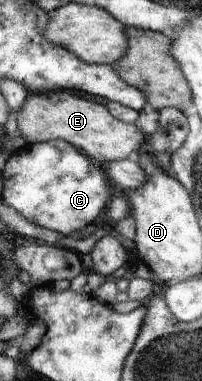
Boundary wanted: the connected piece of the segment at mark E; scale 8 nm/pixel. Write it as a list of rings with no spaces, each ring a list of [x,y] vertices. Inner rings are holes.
[[[69,91],[30,94],[16,114],[16,123],[18,132],[26,140],[27,145],[57,139],[64,140],[75,145],[75,148],[81,152],[87,151],[87,156],[101,165],[133,158],[148,138],[135,125],[124,123],[116,118],[106,106],[69,94]]]

